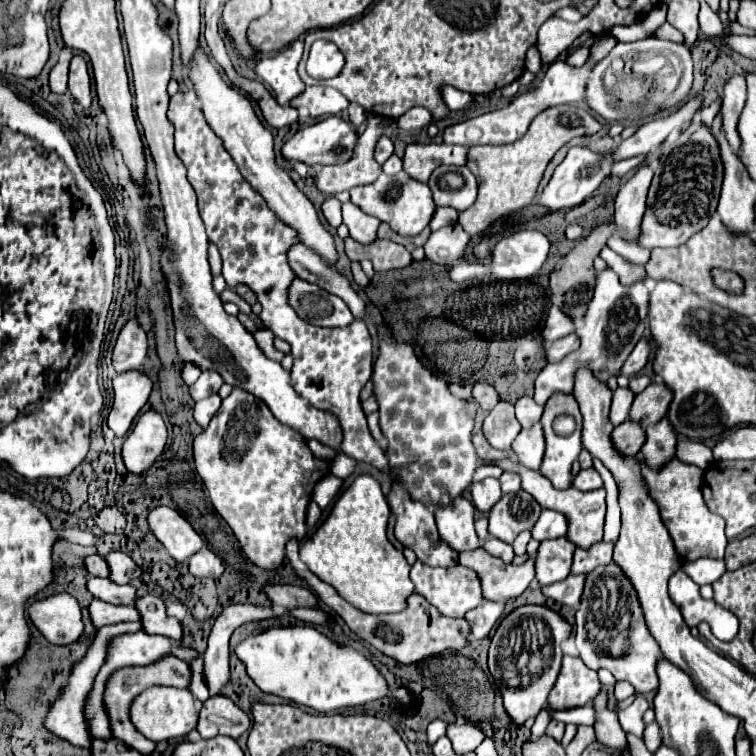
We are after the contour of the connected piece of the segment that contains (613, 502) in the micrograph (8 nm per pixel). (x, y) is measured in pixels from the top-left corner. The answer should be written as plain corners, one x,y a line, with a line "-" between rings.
593,457
593,467
601,475
606,490
606,516
604,523
603,541
615,543
620,534
621,511
618,505
618,490
613,475
604,464

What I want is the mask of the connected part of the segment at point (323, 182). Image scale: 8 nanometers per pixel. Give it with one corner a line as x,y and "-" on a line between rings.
369,116
367,130
359,136
355,156
349,160
349,164
339,166
323,166
315,174
315,184
325,196
335,196
343,190
351,190
355,186
365,186
377,180
381,174
381,166
373,158
375,142
381,138
383,130
397,130
395,118
377,118

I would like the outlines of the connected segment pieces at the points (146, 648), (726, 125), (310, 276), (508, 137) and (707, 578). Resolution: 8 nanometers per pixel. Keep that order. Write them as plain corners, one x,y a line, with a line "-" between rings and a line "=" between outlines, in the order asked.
143,630
135,634
121,634
115,636
107,646
105,664
97,672
91,688
91,696
87,700
87,706
83,706
83,716
89,716
89,704
93,698
97,698
105,690
105,680
113,668
123,668
127,664
151,664
153,660
159,660
165,652
173,652
175,656
181,656
181,660
189,662
197,656
195,650
183,648
177,642
165,638
165,636
151,636
=
733,74
727,82
725,82
725,92
723,92
723,108
721,108
721,116
723,116
723,134
727,138
727,142
737,150
741,138
737,136
737,120
739,114
745,106
745,98
747,98
747,86
745,86
745,78
739,74
=
297,244
289,250
289,262
293,264
293,270
297,272
299,278
317,284
319,288
337,294
351,310
351,314
357,320
363,320
367,316
367,304
363,302
363,298
353,290
351,282
339,274
335,268
331,268
317,252
309,250
303,244
=
611,34
597,36
597,40
591,46
591,56
589,56
589,60
583,66
575,68
575,66
569,66
563,60
553,62
551,66
548,66
543,80
535,88
531,88
525,94
517,96
509,106
499,108
499,110
489,112
489,114
483,114
483,116
477,116
477,118
471,118
471,120
465,120
465,122
459,122
459,124
453,124
453,126
447,126
445,132
443,132
443,142
461,144
461,146
515,142
517,138
521,138
527,132
527,128
533,122
533,118
537,114
541,114
543,110
559,106
559,104
573,104
573,102
585,100
585,88
587,88
587,80
591,78
593,68
611,52
611,48
615,44
617,44
617,40
=
697,558
693,562
683,562
683,570
693,578
695,584
713,584
727,568
725,560
715,560
715,558

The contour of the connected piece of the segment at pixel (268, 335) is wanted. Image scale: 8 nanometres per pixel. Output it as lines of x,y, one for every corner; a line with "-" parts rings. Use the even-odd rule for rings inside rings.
258,330
254,333
254,338
258,346
268,358
280,362
284,357
285,354
274,347
275,335
270,330

